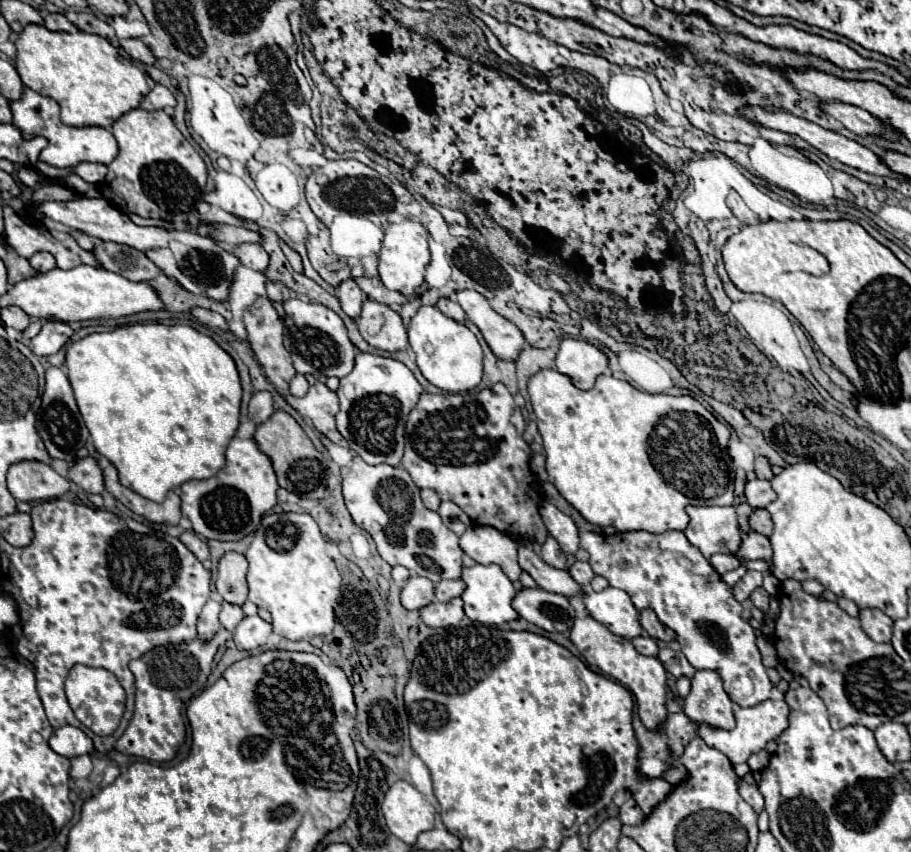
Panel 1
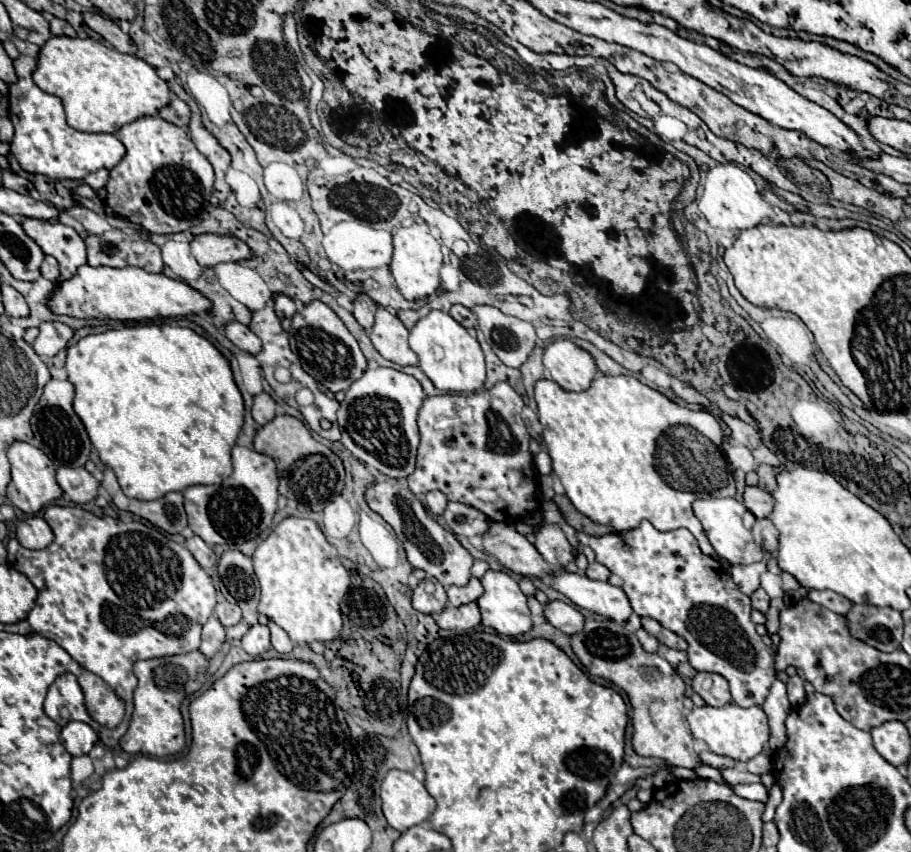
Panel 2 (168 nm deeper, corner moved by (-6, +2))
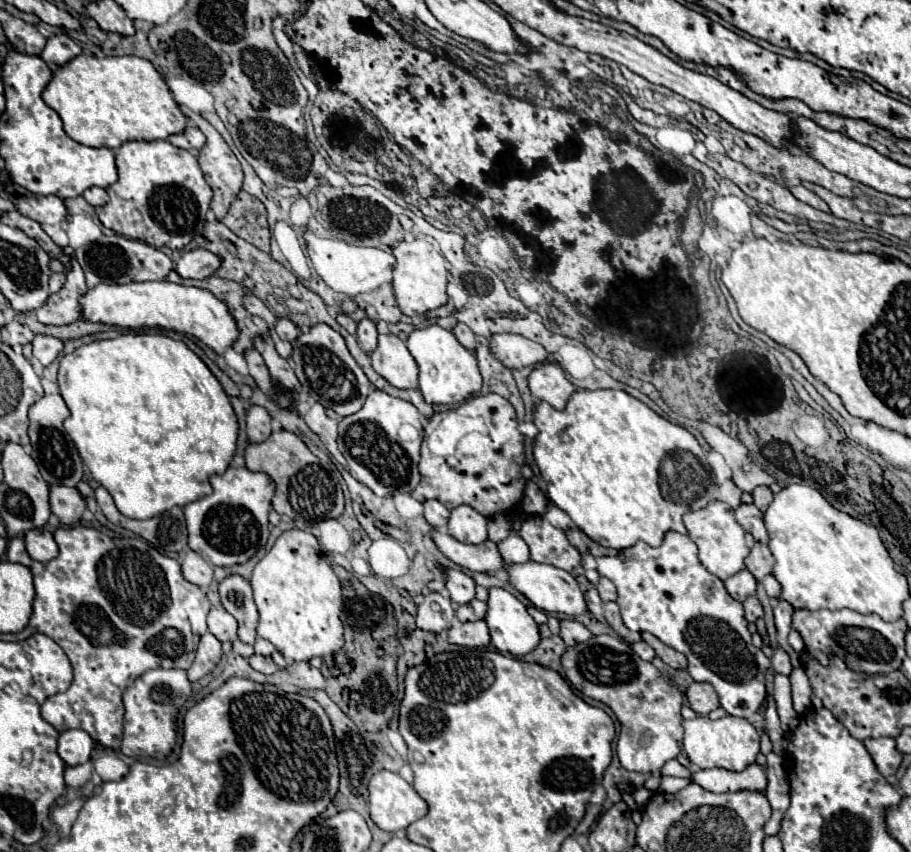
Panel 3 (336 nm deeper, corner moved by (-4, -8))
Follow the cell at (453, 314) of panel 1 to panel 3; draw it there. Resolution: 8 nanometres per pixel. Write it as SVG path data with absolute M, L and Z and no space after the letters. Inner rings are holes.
M458 323L454 329L454 335L456 335L456 339L468 349L468 351L474 351L476 349L476 345L478 345L478 341L476 341L476 335L470 331L470 327L468 325L464 325L464 323Z

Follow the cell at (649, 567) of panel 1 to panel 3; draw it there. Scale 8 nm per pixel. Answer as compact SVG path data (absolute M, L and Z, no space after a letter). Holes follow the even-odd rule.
M666 533L658 549L644 541L622 549L614 557L598 557L598 573L608 577L618 587L618 607L622 621L630 631L648 631L656 635L668 647L680 651L688 659L688 673L694 681L710 683L720 699L720 705L734 717L752 717L766 697L766 669L770 659L752 645L750 631L746 627L742 603L732 599L724 589L724 583L712 575L698 559L698 547L688 535Z

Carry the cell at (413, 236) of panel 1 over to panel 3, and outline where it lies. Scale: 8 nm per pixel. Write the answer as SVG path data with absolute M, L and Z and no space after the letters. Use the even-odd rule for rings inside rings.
M414 239L414 241L402 241L394 249L396 257L396 269L394 269L394 293L398 307L404 315L416 317L422 313L428 313L432 309L438 309L446 305L448 295L446 295L446 285L448 285L448 269L446 269L446 259L424 239Z

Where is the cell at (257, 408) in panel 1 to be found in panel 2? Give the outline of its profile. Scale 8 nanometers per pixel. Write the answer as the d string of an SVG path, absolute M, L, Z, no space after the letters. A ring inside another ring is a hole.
M260 393L254 397L254 407L252 407L252 417L258 425L266 425L272 421L276 415L276 401L268 393Z

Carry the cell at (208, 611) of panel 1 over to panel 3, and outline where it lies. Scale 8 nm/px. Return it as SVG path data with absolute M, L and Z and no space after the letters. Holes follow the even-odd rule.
M212 633L202 635L198 651L196 651L196 659L194 659L192 667L186 671L188 679L194 683L194 681L202 679L204 675L208 675L218 665L220 657L222 657L222 645L220 645L220 641Z

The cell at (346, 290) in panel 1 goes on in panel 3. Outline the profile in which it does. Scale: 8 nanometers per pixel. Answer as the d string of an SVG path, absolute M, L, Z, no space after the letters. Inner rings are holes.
M362 319L362 321L358 323L358 333L356 333L356 337L358 337L360 347L362 347L366 353L374 351L374 347L378 347L376 323L370 321L370 319Z

